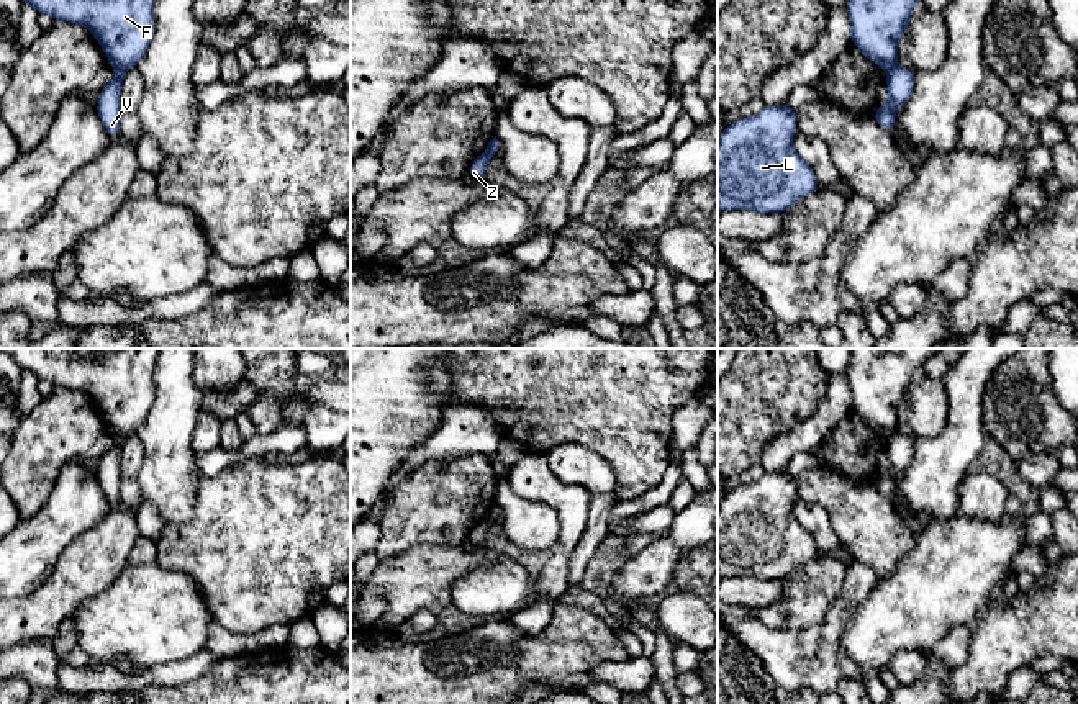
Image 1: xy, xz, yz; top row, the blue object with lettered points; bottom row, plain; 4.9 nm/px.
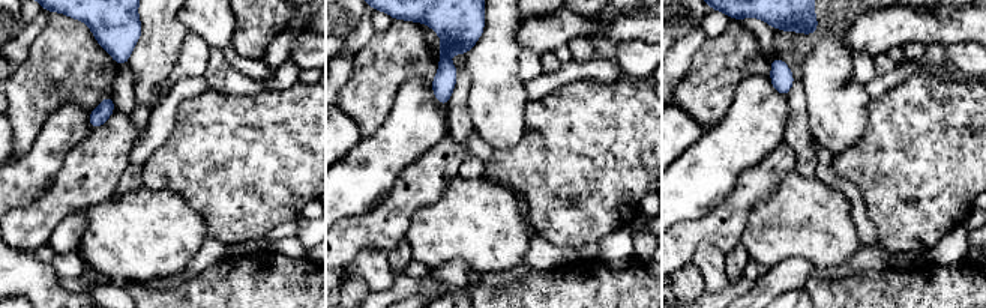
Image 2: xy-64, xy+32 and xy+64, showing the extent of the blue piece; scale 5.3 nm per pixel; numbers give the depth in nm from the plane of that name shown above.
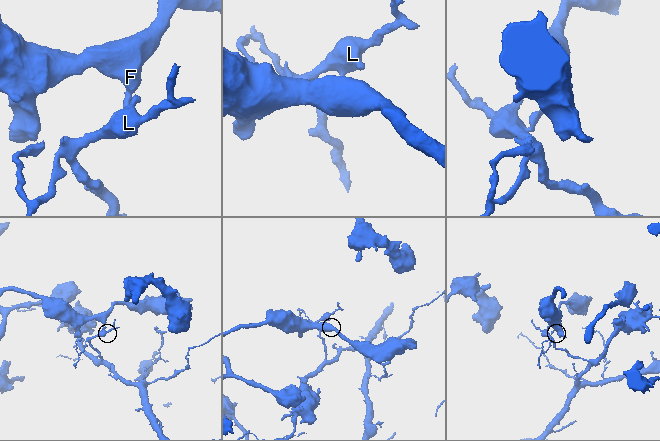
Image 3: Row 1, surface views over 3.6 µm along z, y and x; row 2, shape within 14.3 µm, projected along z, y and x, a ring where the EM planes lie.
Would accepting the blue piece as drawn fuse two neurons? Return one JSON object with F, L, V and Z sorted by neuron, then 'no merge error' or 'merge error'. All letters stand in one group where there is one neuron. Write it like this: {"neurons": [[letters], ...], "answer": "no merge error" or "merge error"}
{"neurons": [["F"], ["L", "V", "Z"]], "answer": "merge error"}

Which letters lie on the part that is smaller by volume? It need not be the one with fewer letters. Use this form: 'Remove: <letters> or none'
Remove: L, V, Z

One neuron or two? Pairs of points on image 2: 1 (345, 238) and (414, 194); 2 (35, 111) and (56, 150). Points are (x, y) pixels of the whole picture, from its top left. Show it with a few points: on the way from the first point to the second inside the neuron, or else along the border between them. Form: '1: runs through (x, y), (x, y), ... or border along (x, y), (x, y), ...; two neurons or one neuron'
1: runs through (362, 232), (380, 229), (398, 211); one neuron
2: border along (68, 101), (48, 119), (33, 144), (23, 155); two neurons

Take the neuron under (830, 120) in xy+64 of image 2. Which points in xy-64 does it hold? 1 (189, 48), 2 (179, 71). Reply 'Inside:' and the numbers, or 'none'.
Inside: none

